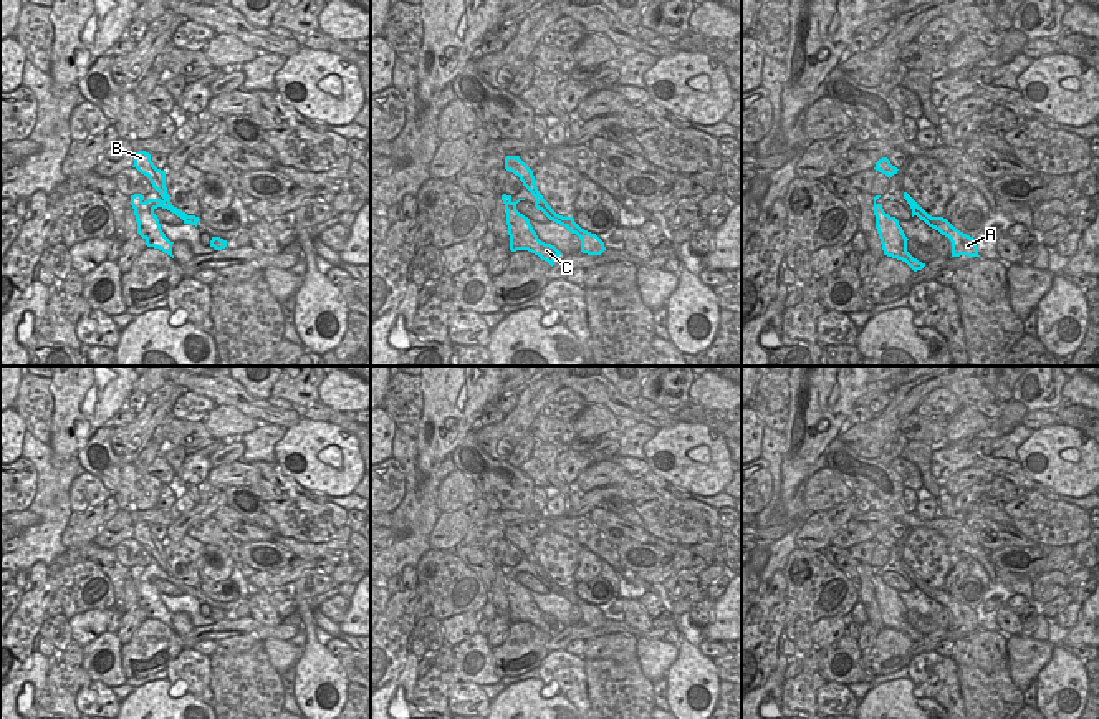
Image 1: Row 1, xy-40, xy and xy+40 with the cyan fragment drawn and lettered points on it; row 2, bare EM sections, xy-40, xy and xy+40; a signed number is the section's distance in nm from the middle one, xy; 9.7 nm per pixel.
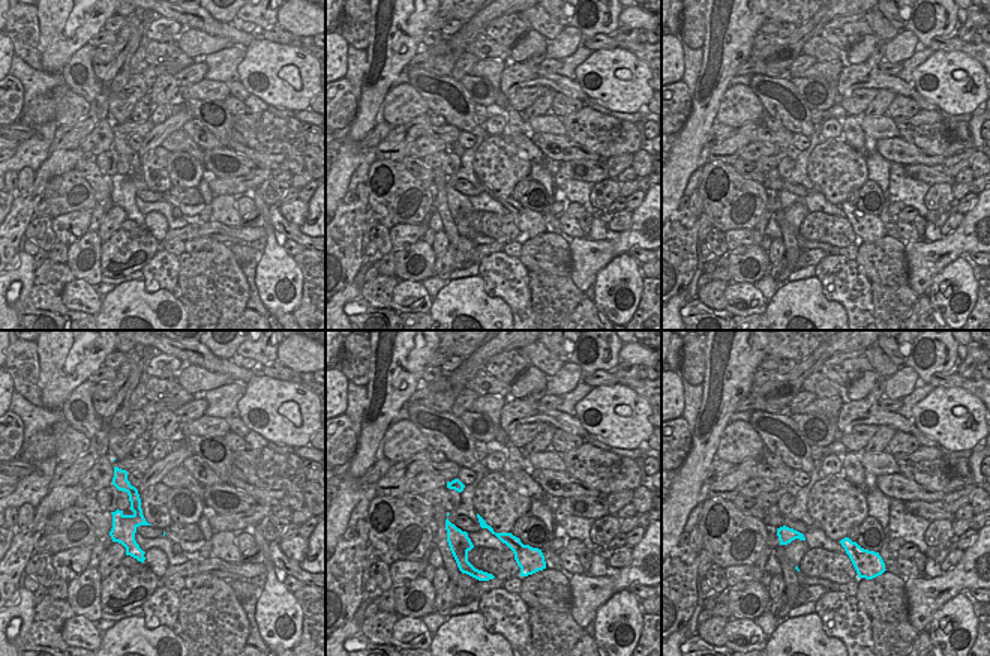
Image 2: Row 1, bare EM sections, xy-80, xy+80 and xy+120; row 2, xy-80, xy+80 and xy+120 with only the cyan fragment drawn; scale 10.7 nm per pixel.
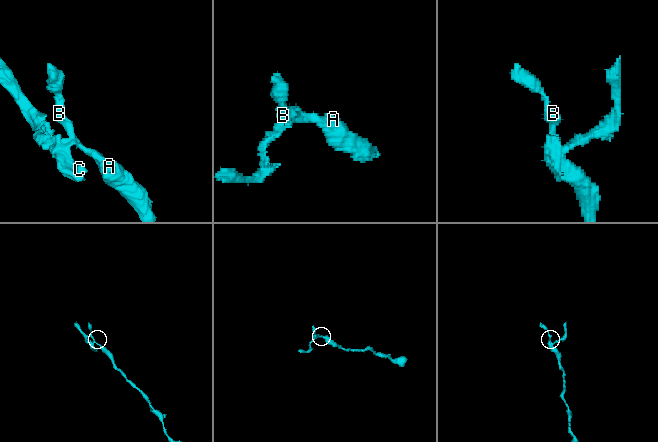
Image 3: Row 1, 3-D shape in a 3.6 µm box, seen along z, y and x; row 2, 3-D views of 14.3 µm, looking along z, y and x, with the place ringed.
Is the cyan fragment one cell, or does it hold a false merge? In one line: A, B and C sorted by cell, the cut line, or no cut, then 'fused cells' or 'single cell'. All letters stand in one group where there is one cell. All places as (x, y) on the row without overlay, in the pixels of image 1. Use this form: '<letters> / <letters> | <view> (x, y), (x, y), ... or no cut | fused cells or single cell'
A B / C | xy-40 (164, 569), (169, 574) | fused cells

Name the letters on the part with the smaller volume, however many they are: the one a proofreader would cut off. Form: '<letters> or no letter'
C

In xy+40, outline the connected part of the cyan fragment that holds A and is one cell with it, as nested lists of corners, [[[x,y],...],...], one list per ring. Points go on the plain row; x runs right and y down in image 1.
[[[904,563],[904,570],[912,580],[912,588],[917,586],[920,591],[924,591],[929,598],[938,601],[942,606],[948,608],[952,613],[952,628],[980,628],[978,618],[973,608],[960,603],[955,600],[947,590],[943,588],[932,588],[929,586],[922,578],[917,577],[917,573]]]

